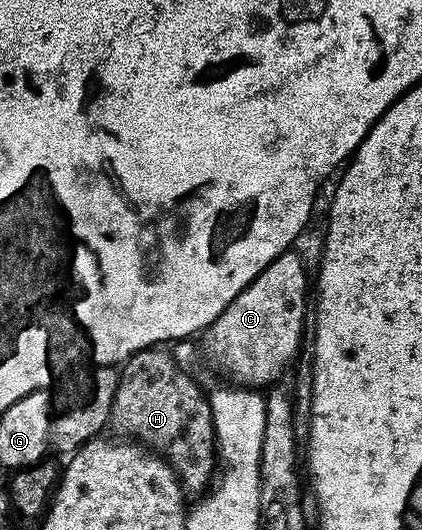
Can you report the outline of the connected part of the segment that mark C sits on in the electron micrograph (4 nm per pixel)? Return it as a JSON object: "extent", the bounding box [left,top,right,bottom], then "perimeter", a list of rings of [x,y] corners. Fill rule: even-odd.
{"extent":[204,252,306,388],"perimeter":[[[287,252],[276,256],[224,312],[207,326],[204,331],[206,337],[206,354],[214,361],[214,366],[235,387],[238,388],[270,388],[274,382],[294,362],[298,354],[298,345],[302,342],[302,321],[306,318],[306,266],[302,258],[295,252]]]}

